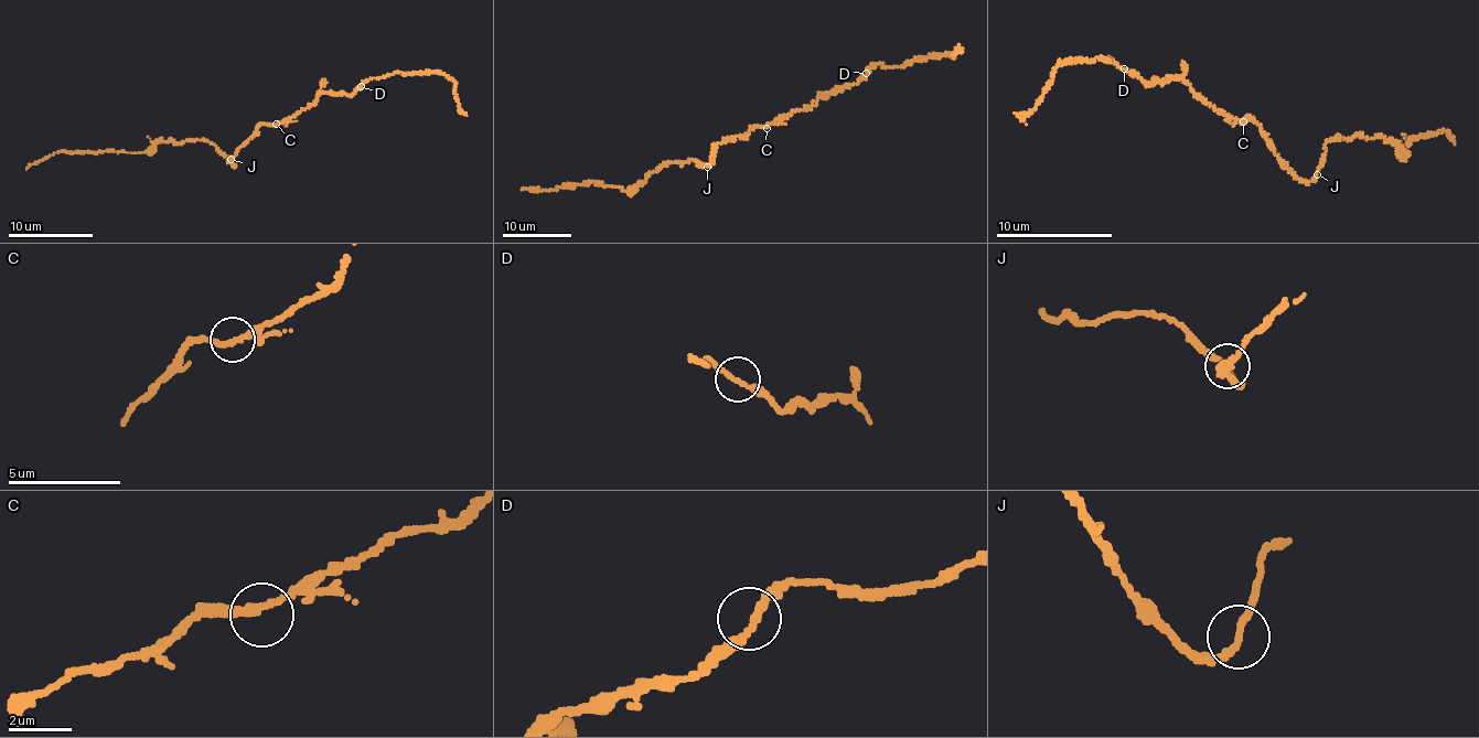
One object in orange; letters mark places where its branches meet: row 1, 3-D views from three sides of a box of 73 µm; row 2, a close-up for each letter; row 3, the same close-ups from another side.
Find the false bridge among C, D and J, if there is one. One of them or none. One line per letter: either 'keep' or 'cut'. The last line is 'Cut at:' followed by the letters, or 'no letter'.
C: keep
D: keep
J: keep
Cut at: no letter

